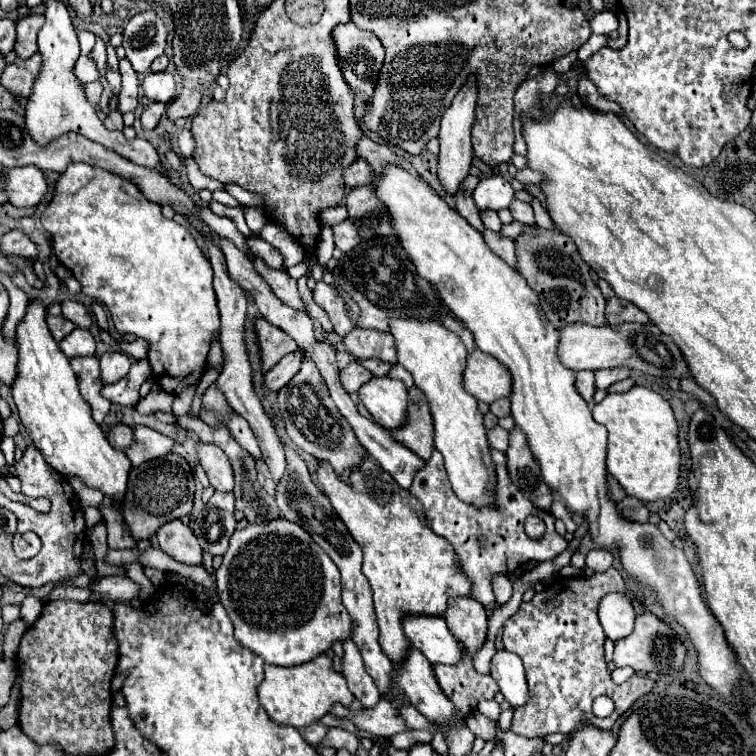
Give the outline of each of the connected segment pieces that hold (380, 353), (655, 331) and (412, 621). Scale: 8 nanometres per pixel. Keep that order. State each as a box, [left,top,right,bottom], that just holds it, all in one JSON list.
[[342,327,396,363],[558,323,688,377],[402,617,464,665]]

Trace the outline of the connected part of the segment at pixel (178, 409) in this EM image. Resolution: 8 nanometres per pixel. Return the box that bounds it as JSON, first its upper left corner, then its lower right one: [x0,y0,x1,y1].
[172,385,197,416]

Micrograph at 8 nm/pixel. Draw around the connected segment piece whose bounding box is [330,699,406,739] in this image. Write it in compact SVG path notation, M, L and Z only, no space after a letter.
M380 699L376 703L376 707L372 707L372 709L360 709L360 711L352 711L348 707L336 705L336 707L332 707L330 713L334 717L338 717L338 719L348 719L360 731L368 731L372 735L386 737L386 739L392 737L392 735L396 735L396 733L406 731L406 725L404 725L402 717L390 705L388 699Z

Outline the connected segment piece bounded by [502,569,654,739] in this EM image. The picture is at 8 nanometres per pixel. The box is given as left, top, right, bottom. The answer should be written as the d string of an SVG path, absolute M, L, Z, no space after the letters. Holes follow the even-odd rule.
M616 569L594 573L592 577L558 577L542 593L536 593L532 601L522 603L504 623L502 643L508 651L520 655L530 691L528 703L514 709L512 733L528 739L548 733L570 733L582 721L610 729L638 697L654 687L654 681L642 675L632 675L622 685L616 685L610 677L604 659L606 635L598 621L598 603L610 591L626 593L622 575ZM600 695L608 695L616 703L614 713L606 719L598 719L592 713L592 703Z

